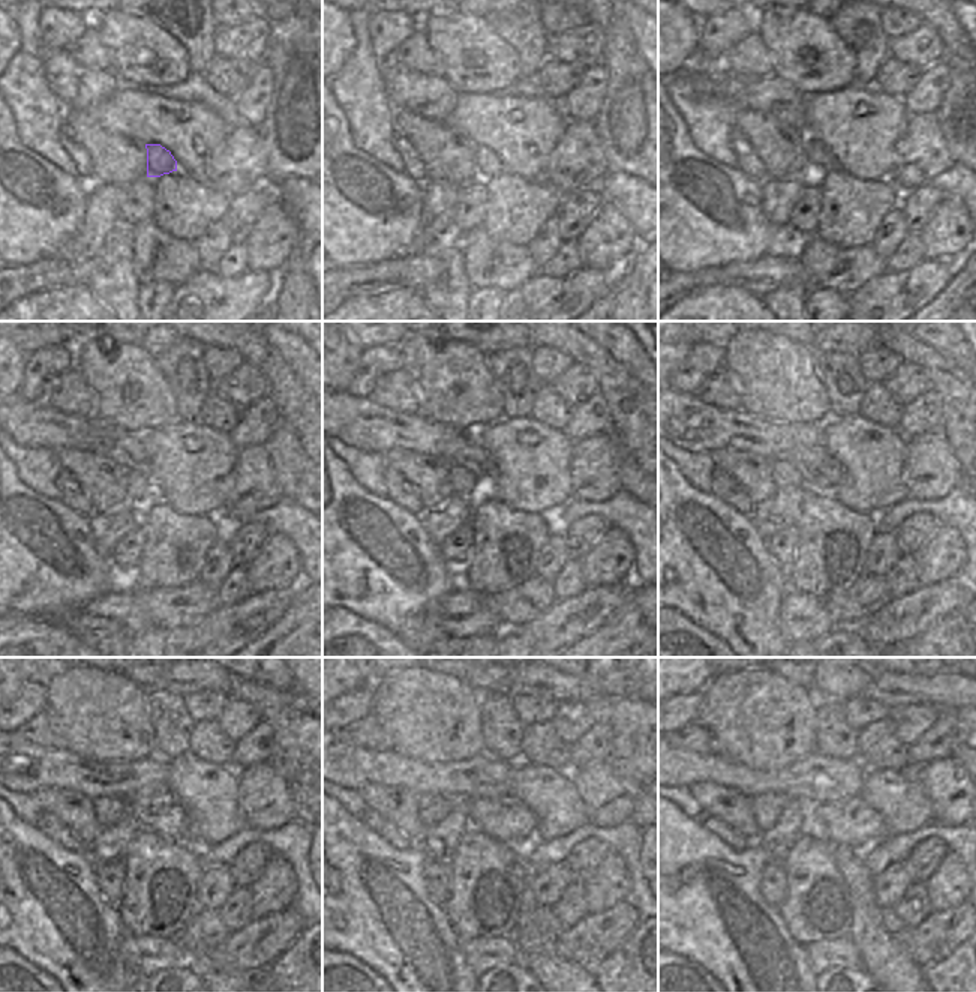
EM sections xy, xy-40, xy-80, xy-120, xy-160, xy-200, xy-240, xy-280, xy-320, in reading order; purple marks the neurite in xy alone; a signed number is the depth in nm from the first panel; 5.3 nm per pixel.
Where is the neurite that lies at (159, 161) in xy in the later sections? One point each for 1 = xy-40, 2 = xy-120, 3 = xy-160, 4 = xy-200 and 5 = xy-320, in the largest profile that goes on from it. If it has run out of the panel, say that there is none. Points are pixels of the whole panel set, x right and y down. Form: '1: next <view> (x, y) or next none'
1: next xy-40 (488, 162)
2: next xy-120 (138, 483)
3: next xy-160 (464, 482)
4: next xy-200 (784, 474)
5: next xy-320 (766, 808)

